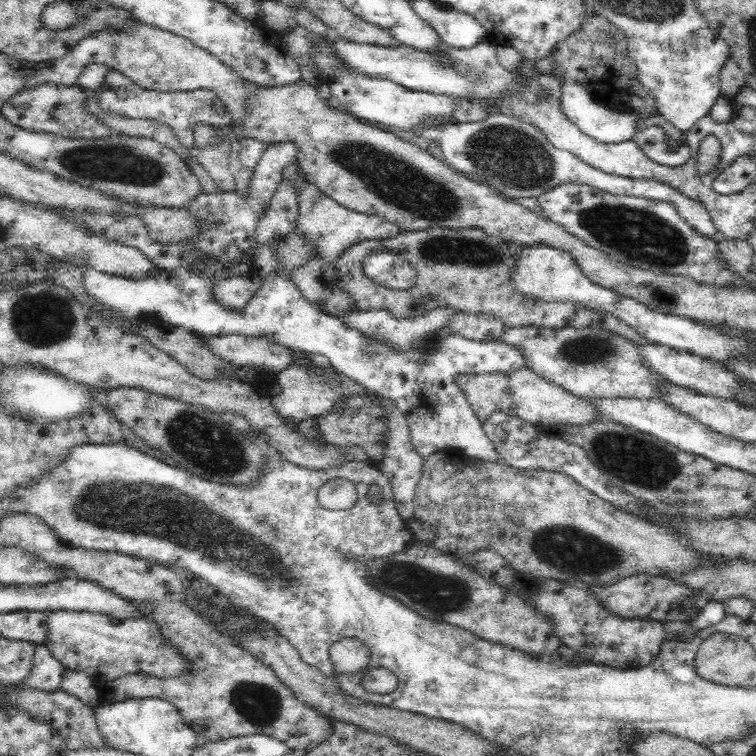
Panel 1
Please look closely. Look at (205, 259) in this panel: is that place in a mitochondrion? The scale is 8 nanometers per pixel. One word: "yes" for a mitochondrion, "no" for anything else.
no

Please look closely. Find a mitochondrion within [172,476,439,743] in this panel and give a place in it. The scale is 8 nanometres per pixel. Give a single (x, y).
(259, 704)

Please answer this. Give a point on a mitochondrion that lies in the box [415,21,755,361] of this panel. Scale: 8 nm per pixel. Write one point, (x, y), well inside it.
(639, 234)

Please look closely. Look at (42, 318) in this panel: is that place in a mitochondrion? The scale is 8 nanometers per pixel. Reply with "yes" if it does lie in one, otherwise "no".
yes

